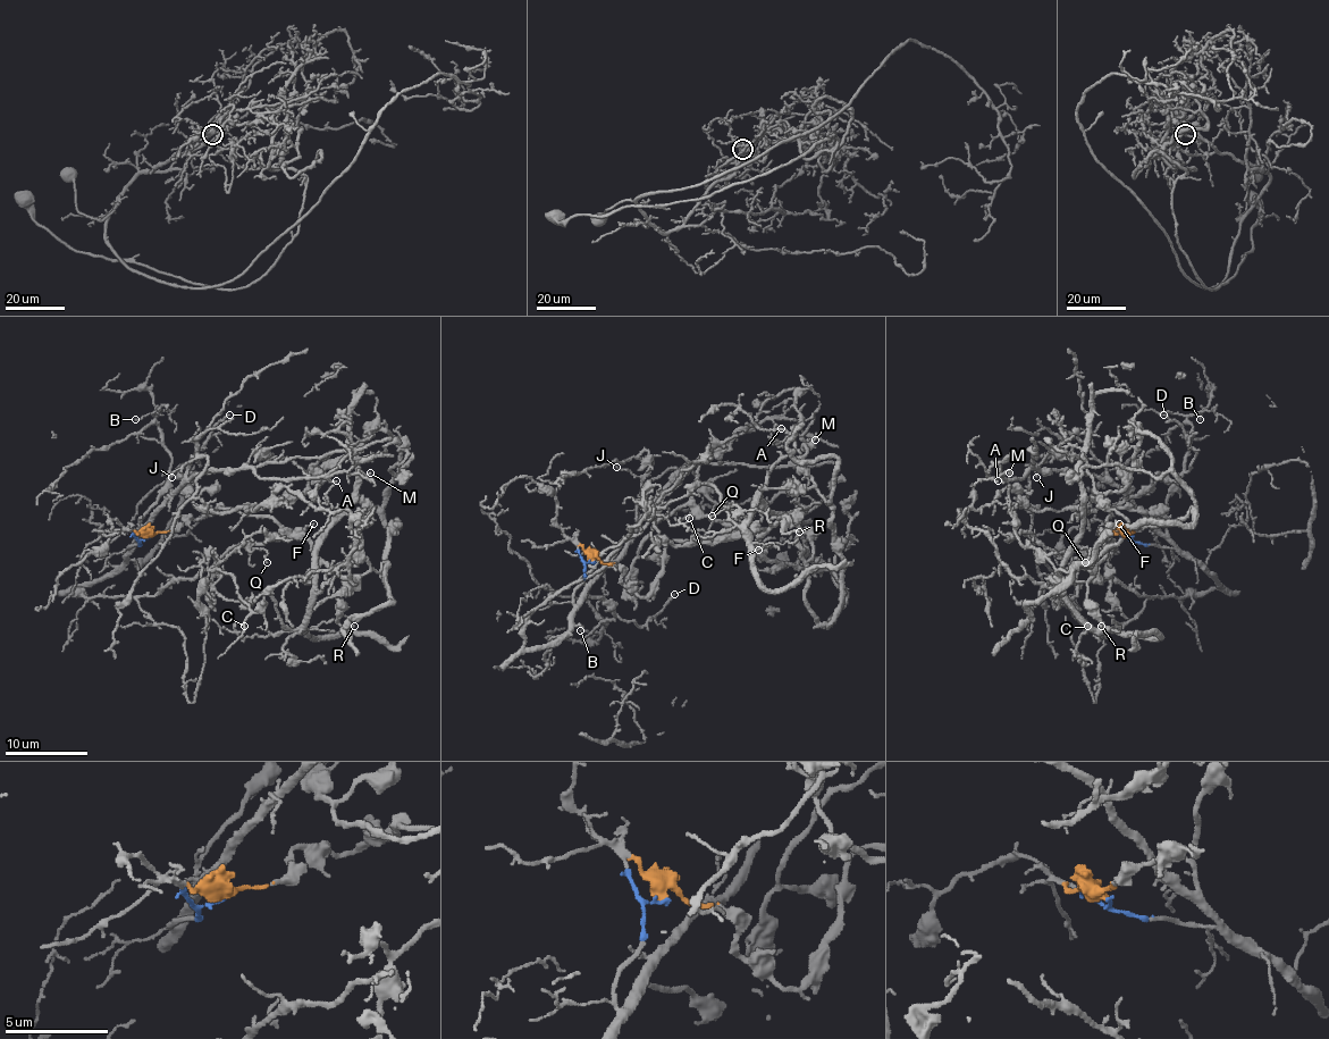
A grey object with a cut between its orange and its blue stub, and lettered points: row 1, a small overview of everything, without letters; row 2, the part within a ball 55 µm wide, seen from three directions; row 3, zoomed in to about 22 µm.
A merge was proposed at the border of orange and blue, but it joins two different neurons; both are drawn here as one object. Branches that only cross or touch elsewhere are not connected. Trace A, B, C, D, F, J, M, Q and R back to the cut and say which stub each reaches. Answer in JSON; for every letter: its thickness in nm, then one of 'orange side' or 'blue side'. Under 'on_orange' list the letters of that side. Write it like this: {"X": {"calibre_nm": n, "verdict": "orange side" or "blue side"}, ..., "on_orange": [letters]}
{"A": {"calibre_nm": 120, "verdict": "blue side"}, "B": {"calibre_nm": 110, "verdict": "blue side"}, "C": {"calibre_nm": 100, "verdict": "orange side"}, "D": {"calibre_nm": 100, "verdict": "blue side"}, "F": {"calibre_nm": 120, "verdict": "orange side"}, "J": {"calibre_nm": 110, "verdict": "blue side"}, "M": {"calibre_nm": 130, "verdict": "blue side"}, "Q": {"calibre_nm": 150, "verdict": "orange side"}, "R": {"calibre_nm": 160, "verdict": "orange side"}, "on_orange": ["C", "F", "Q", "R"]}

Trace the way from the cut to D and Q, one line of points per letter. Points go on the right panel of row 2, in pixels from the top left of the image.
D: (1132, 537), (1161, 547), (1174, 545), (1165, 502), (1189, 469), (1196, 450), (1185, 432), (1162, 416)
Q: (1132, 537), (1152, 517), (1165, 518), (1159, 512), (1111, 508), (1111, 543), (1084, 562)

